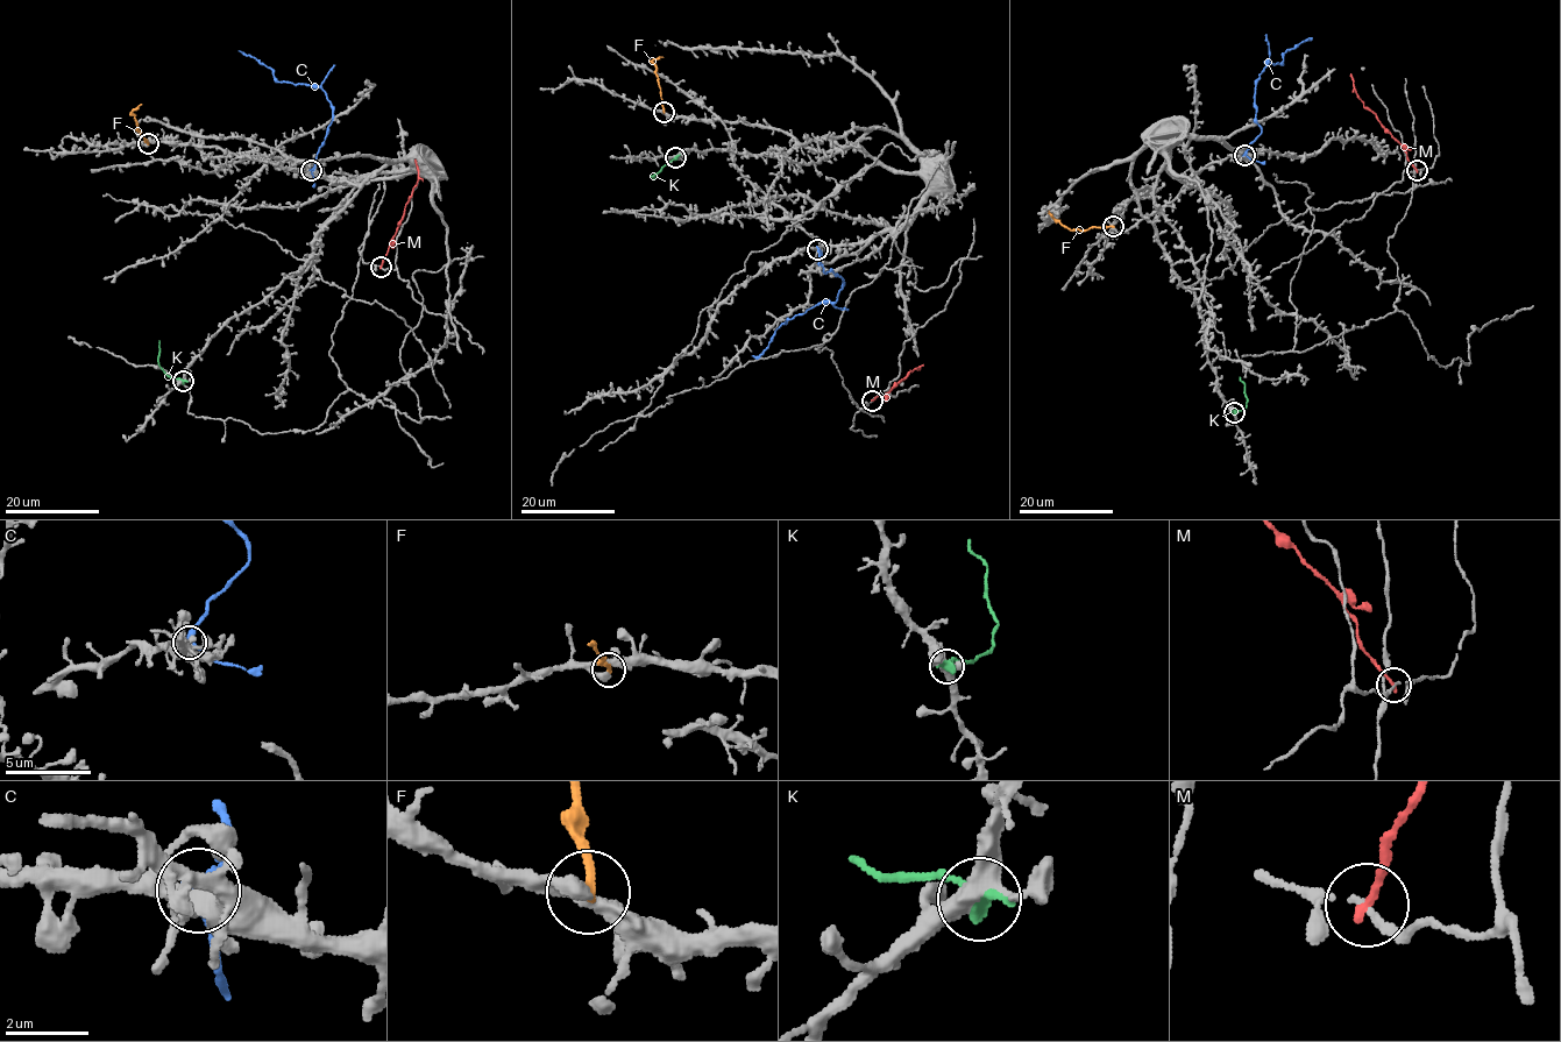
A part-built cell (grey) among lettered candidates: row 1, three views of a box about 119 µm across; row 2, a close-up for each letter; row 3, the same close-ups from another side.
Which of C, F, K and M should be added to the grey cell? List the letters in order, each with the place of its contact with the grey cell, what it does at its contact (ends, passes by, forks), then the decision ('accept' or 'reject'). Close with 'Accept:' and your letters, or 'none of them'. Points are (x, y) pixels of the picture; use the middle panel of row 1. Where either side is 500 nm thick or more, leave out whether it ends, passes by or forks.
C: meets grey at (817, 249); it passes by; reject
F: meets grey at (664, 112); it ends there; reject
K: meets grey at (675, 157); it ends there; reject
M: meets grey at (872, 401); it ends there; reject
Accept: none of them

